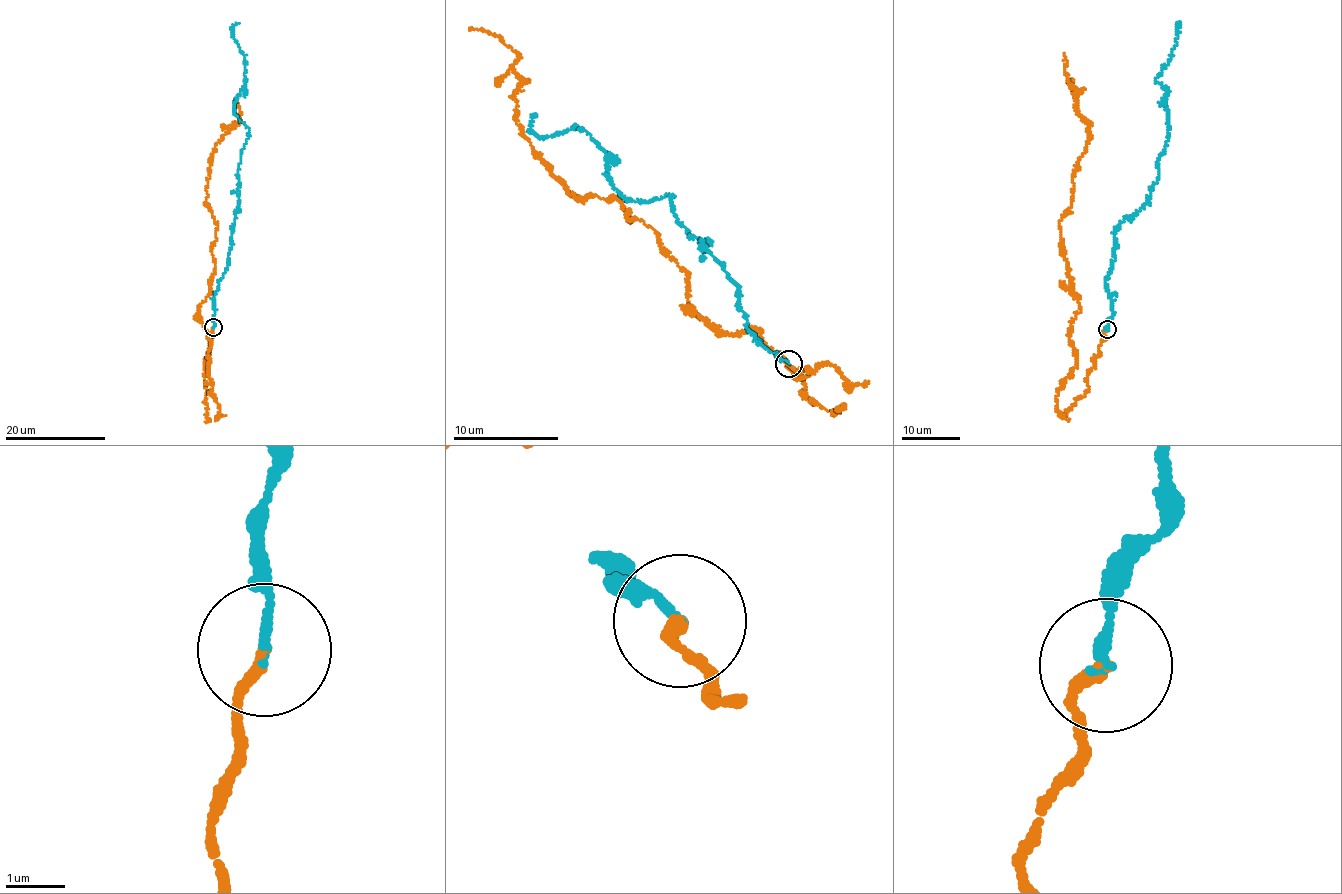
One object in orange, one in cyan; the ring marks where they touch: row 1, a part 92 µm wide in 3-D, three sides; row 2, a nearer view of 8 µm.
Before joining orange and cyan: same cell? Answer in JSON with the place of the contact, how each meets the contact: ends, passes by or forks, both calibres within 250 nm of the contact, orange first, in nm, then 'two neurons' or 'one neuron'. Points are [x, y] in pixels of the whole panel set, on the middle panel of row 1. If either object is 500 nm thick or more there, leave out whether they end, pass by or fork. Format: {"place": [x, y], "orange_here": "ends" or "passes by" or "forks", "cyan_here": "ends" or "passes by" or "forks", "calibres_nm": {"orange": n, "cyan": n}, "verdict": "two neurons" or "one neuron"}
{"place": [788, 364], "orange_here": "ends", "cyan_here": "ends", "calibres_nm": {"orange": 200, "cyan": 150}, "verdict": "one neuron"}

